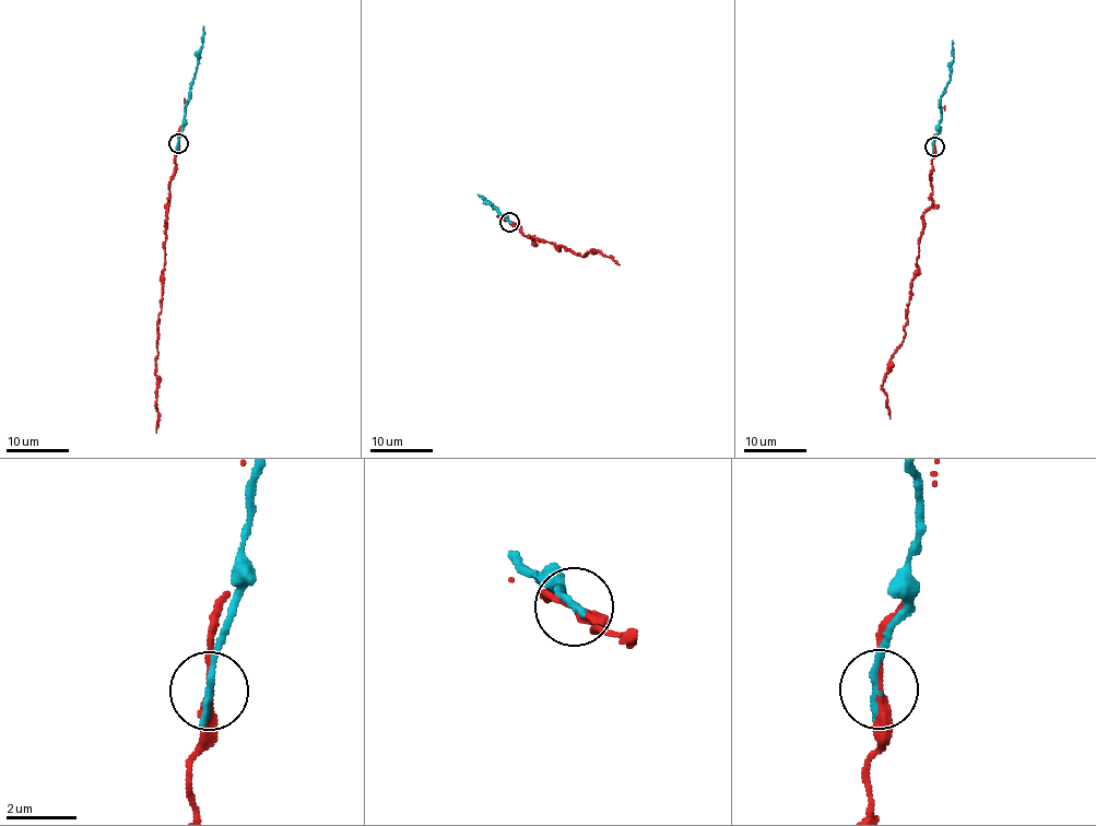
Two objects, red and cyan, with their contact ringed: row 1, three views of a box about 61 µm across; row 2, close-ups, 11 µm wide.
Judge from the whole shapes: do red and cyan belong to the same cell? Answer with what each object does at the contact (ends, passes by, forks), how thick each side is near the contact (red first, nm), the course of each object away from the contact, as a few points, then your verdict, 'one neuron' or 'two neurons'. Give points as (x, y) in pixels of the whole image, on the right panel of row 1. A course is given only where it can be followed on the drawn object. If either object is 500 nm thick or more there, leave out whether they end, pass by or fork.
red passes by | cyan ends | 240/240 nm | red via (933, 146), (932, 205), (922, 213), (905, 338), (882, 386), (890, 419) | cyan via (933, 146), (941, 119), (941, 95), (950, 81), (954, 58), (952, 40) | two neurons

